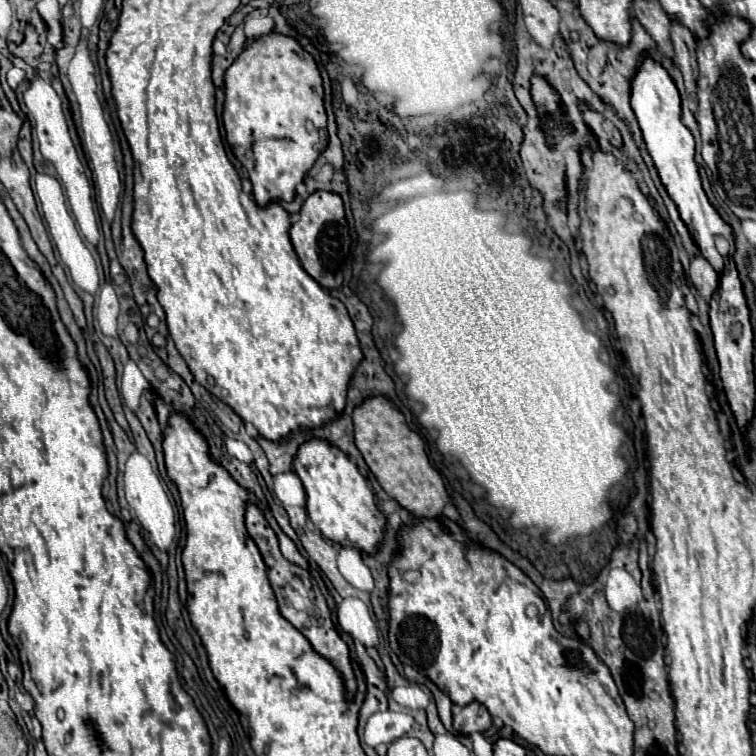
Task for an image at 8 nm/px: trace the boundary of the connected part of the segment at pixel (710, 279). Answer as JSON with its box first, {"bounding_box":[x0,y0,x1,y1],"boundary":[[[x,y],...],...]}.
{"bounding_box":[690,256,718,302],"boundary":[[[704,256],[692,258],[692,264],[690,264],[690,280],[696,286],[698,294],[706,302],[710,302],[712,294],[718,288],[718,274],[714,272],[714,268],[710,266],[710,262]]]}

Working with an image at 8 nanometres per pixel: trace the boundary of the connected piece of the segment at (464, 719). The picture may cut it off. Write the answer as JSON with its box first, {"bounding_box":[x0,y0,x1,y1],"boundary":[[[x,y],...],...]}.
{"bounding_box":[454,702,492,734],"boundary":[[[470,702],[468,706],[460,708],[454,714],[454,730],[456,732],[464,732],[464,734],[472,734],[472,732],[484,732],[486,728],[490,728],[492,724],[492,716],[488,714],[488,708],[480,702]]]}

